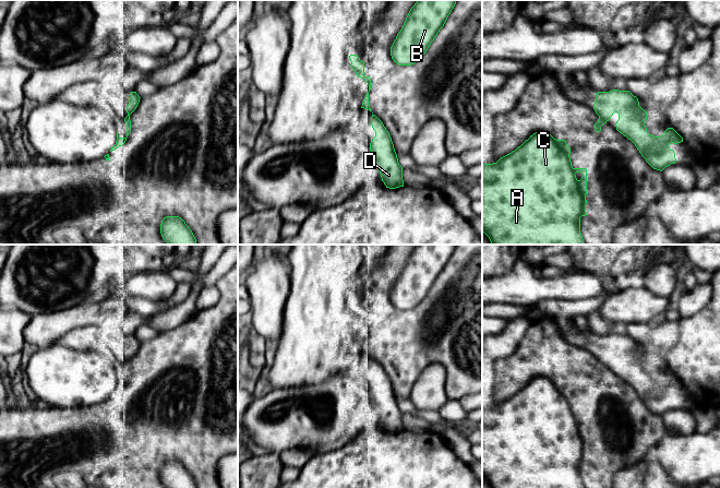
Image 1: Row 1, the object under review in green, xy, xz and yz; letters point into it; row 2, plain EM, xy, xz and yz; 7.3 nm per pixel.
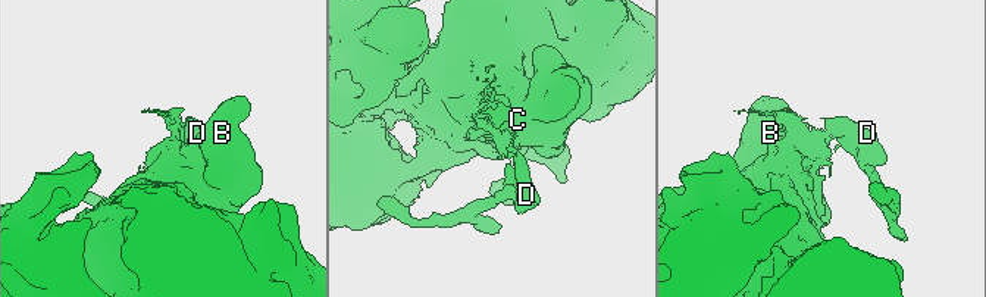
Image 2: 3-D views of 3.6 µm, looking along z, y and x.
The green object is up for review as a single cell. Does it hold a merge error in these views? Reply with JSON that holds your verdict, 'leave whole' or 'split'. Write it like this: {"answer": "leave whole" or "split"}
{"answer": "split"}

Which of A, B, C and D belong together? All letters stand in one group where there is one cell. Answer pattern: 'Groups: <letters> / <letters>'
Groups: A B C / D

